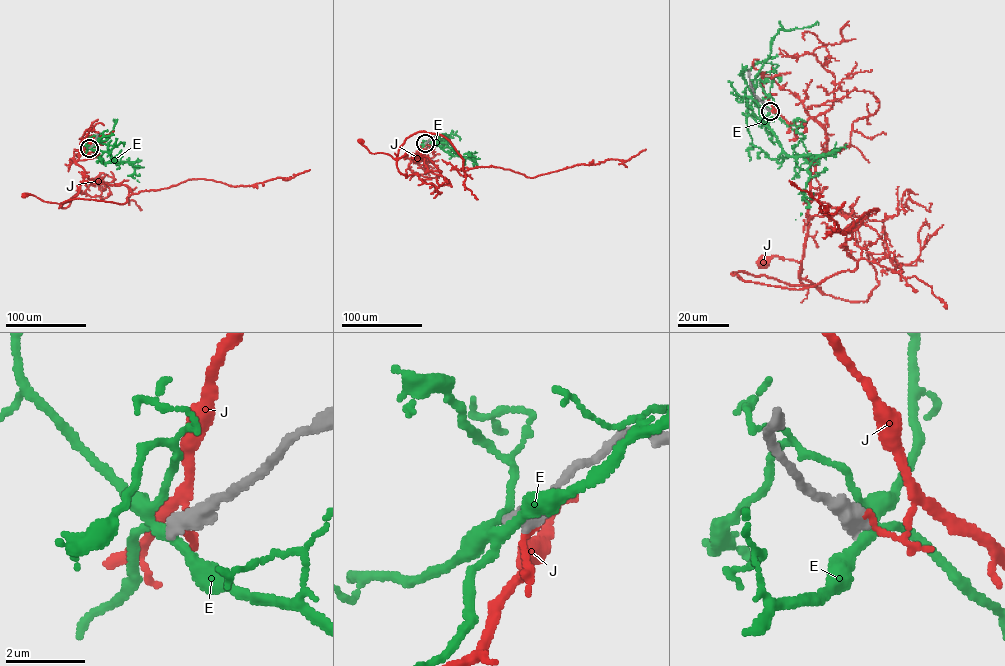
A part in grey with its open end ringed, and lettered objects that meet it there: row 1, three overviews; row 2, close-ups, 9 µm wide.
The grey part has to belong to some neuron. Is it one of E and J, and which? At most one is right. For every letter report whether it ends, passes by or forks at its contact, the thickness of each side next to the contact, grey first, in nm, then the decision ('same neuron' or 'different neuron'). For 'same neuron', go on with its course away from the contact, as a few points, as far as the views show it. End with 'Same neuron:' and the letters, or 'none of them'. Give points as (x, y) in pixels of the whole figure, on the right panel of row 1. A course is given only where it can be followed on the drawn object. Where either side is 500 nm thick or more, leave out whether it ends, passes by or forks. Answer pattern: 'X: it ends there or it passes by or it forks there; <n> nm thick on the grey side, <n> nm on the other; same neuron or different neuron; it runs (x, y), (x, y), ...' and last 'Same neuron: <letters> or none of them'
E: it forks there; 420 nm thick on the grey side, 260 nm on the other; different neuron
J: 550 nm thick on the grey side, 140 nm on the other; different neuron
Same neuron: none of them

